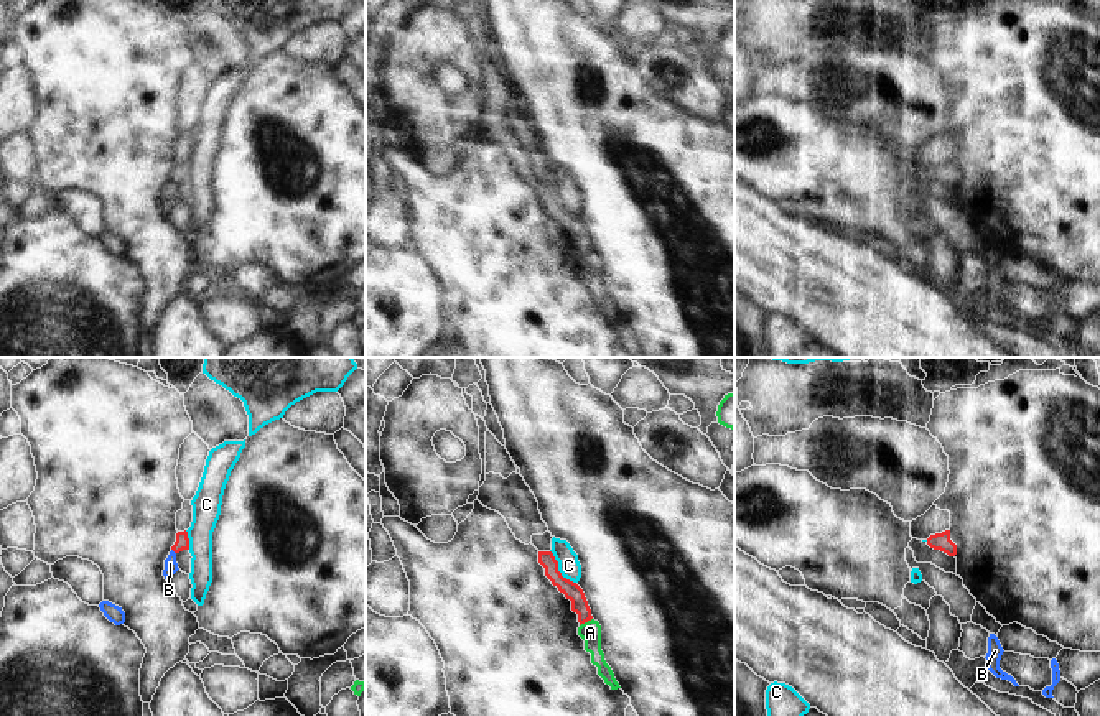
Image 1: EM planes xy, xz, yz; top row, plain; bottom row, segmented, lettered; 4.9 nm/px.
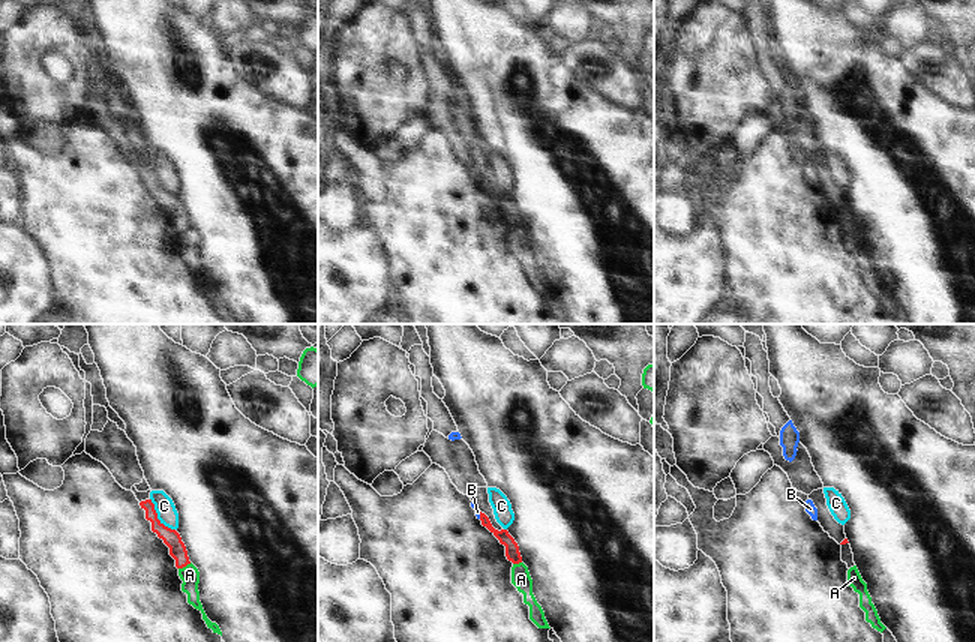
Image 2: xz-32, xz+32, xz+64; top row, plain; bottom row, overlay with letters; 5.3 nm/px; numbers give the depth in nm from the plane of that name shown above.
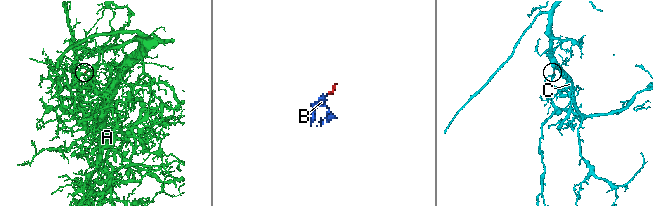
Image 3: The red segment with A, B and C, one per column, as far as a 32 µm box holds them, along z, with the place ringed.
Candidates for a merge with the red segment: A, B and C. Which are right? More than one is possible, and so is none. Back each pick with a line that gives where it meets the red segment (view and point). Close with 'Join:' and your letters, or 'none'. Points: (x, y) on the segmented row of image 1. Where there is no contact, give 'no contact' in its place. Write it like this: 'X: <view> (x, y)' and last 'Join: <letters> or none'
Join: none

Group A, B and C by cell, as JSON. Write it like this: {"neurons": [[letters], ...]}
{"neurons": [["A", "B"], ["C"]]}

